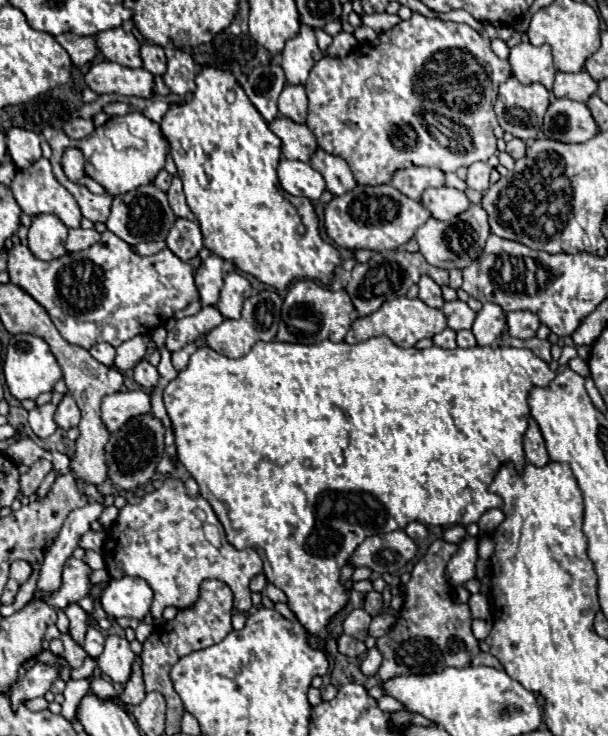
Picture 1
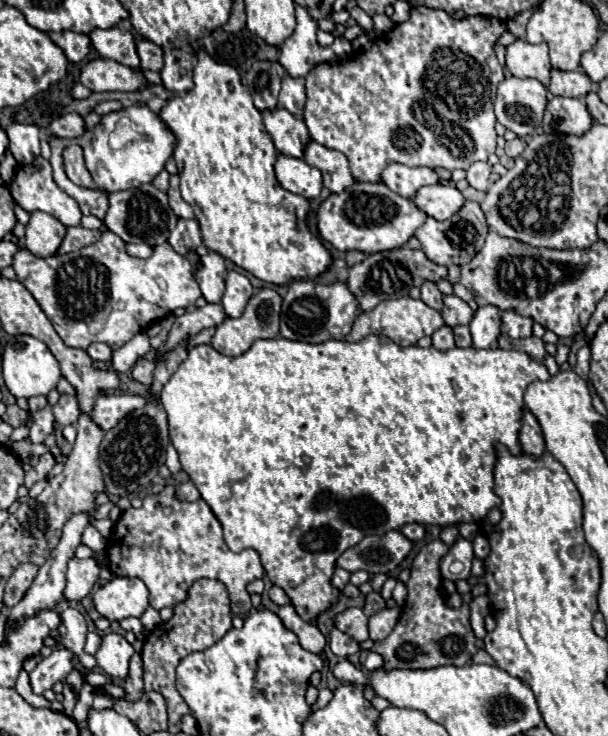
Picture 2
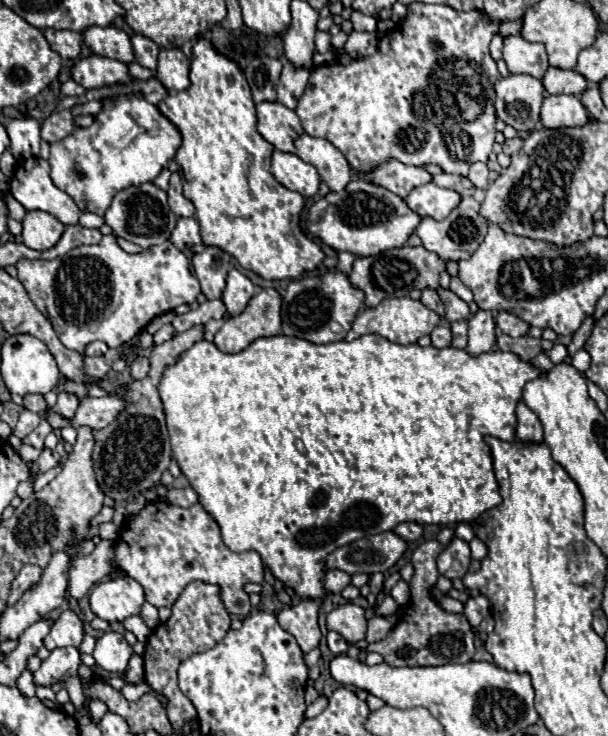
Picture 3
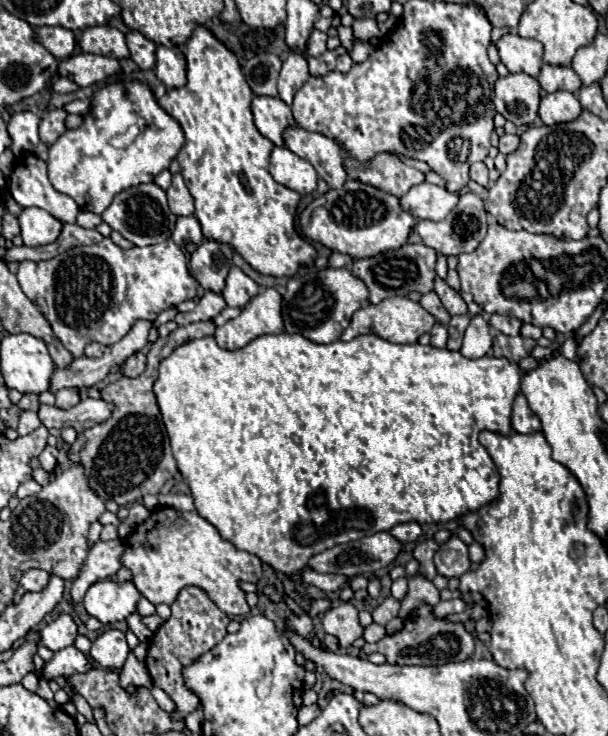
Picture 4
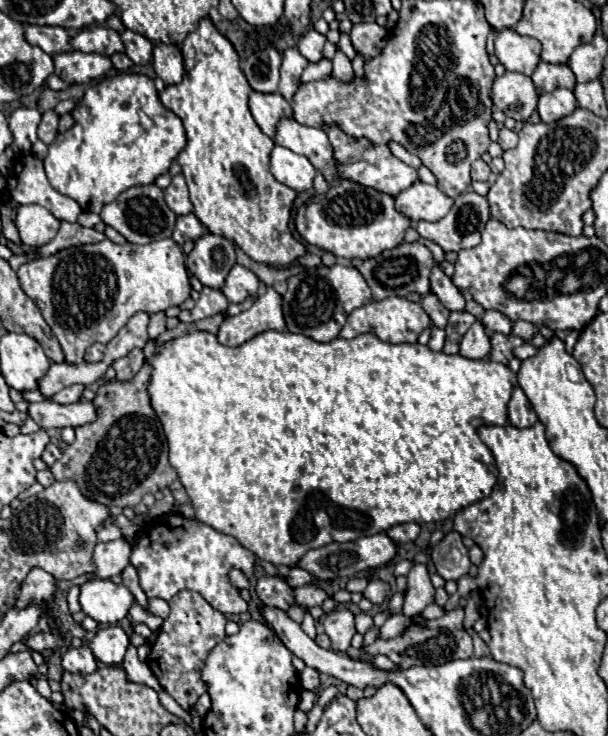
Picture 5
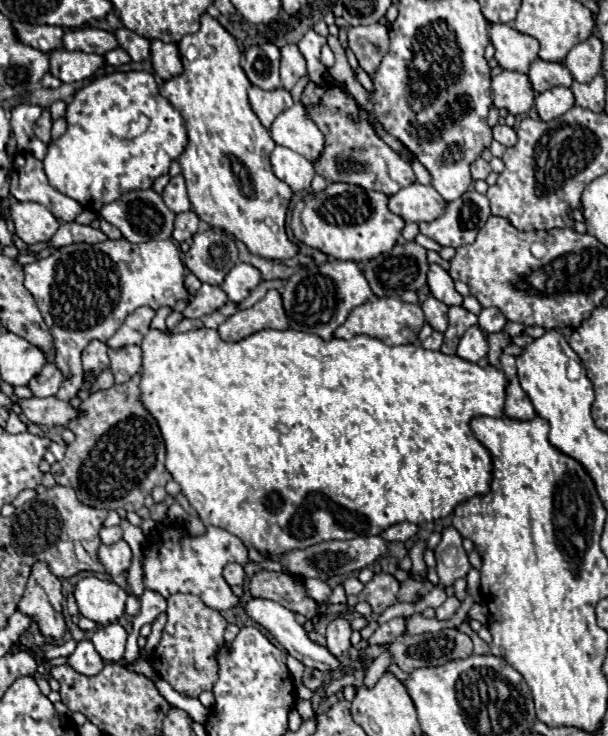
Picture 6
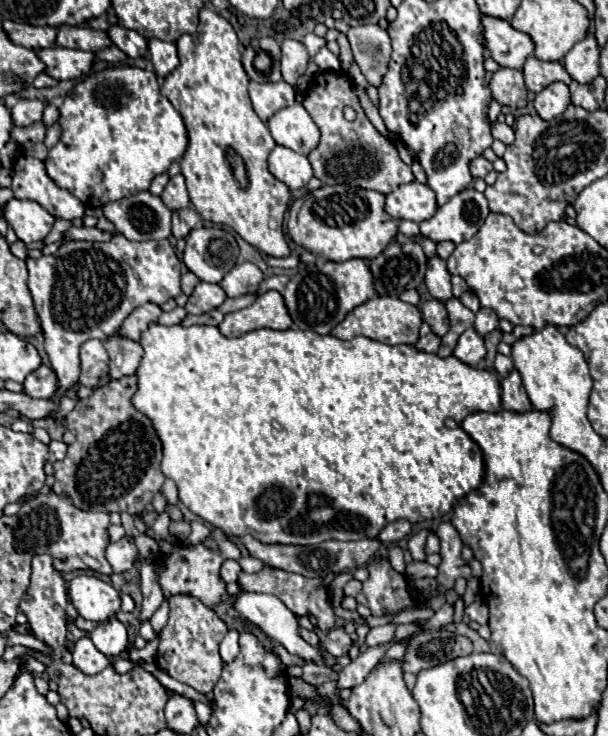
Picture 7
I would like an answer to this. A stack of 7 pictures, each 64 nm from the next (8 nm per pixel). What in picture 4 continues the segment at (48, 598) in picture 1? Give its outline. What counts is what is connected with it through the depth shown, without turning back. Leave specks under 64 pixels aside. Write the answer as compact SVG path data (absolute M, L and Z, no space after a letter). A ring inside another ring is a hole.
M108 540L108 542L96 542L92 550L88 552L84 564L80 566L78 576L72 582L72 600L78 604L84 598L84 592L94 582L106 580L116 574L120 564L120 554L124 552L122 540Z

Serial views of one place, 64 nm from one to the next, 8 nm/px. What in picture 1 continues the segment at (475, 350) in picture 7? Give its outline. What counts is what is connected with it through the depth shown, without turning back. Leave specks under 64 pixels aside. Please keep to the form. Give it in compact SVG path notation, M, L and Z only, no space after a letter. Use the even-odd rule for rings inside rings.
M484 304L478 312L472 332L480 346L492 346L506 329L506 312L498 304Z

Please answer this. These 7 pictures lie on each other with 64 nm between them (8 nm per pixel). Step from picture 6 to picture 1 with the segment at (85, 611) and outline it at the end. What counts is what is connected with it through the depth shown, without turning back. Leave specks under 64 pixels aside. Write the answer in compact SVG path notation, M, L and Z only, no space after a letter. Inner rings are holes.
M134 576L110 580L100 598L100 604L106 610L106 614L112 618L128 616L142 620L146 614L150 614L152 588L148 588L144 580Z

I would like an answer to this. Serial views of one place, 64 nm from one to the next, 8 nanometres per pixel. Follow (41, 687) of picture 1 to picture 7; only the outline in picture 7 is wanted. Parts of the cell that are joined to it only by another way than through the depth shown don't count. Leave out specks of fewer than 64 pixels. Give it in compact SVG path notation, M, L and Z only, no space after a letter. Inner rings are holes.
M84 636L84 638L80 638L80 640L76 642L72 660L74 660L74 666L76 666L80 672L90 674L90 676L102 672L102 670L110 664L110 660L108 660L102 652L96 650L96 646L92 644L92 640L90 640L88 636Z

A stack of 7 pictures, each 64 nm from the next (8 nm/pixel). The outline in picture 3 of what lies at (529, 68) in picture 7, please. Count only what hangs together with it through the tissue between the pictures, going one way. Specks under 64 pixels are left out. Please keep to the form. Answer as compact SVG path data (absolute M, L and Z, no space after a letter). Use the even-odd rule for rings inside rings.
M552 66L548 68L542 84L548 90L548 94L574 94L574 96L580 96L580 92L584 92L588 88L588 82L584 80L584 76L580 76L580 72L552 68Z

